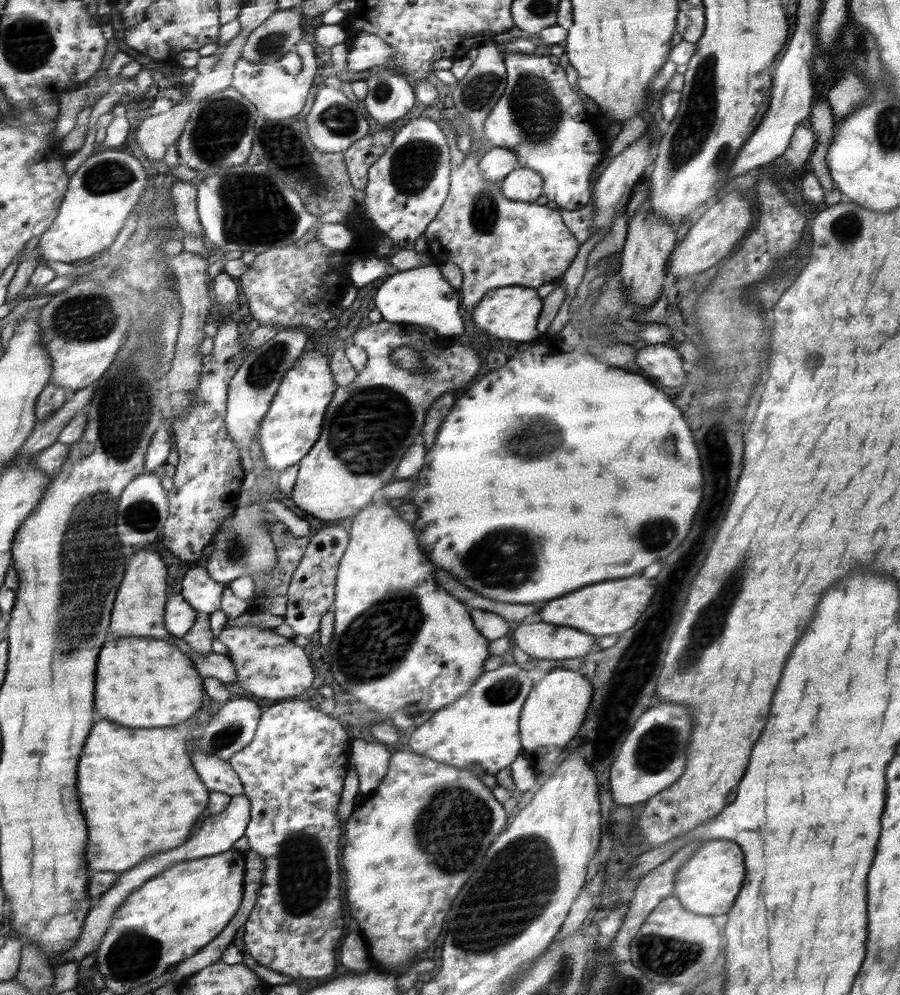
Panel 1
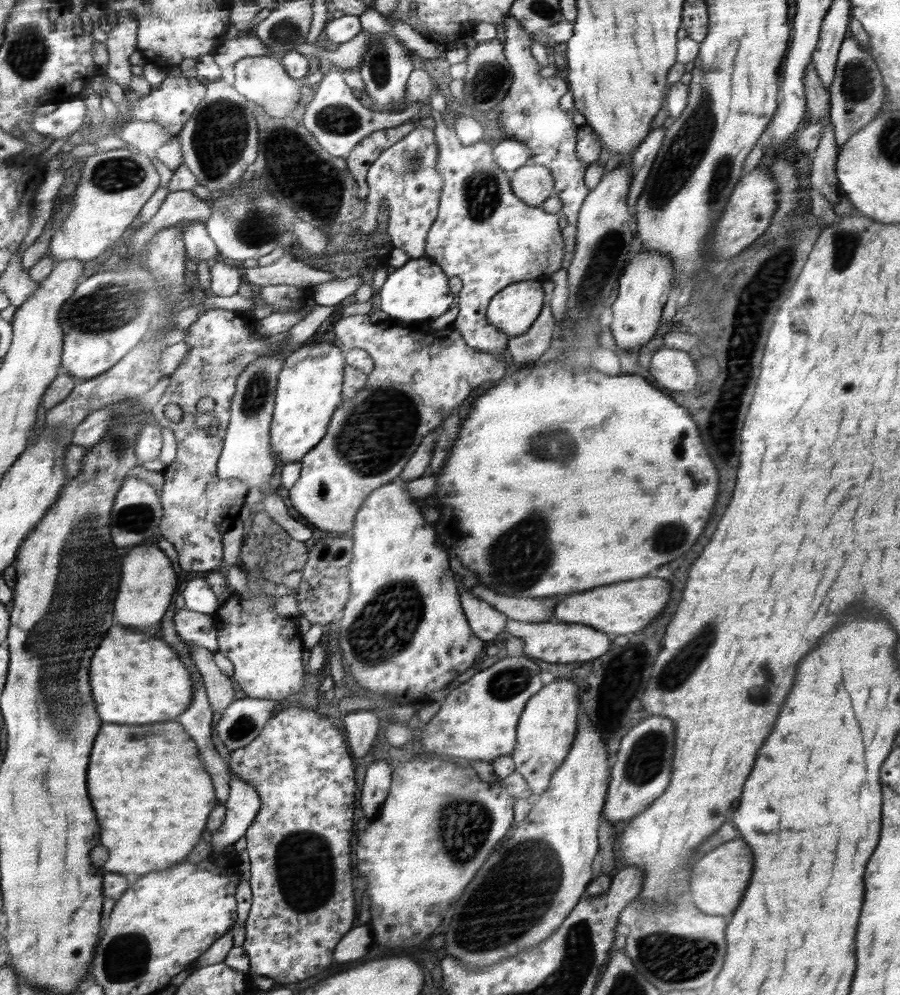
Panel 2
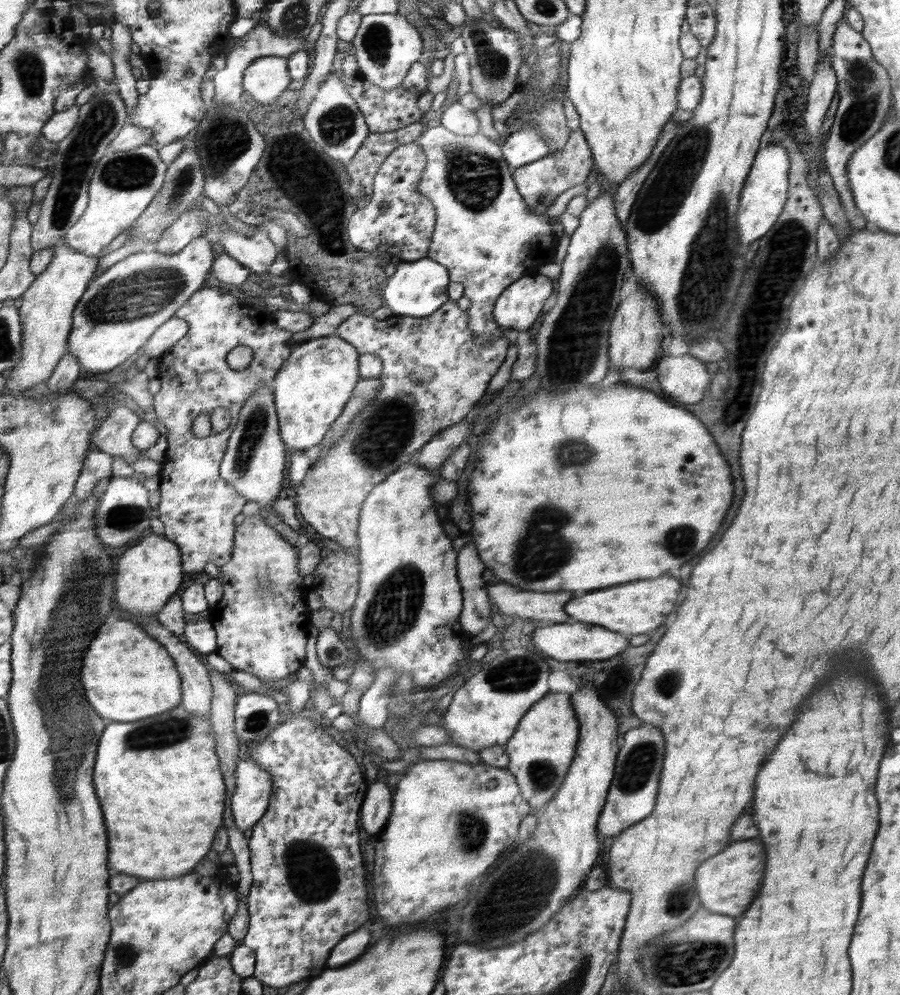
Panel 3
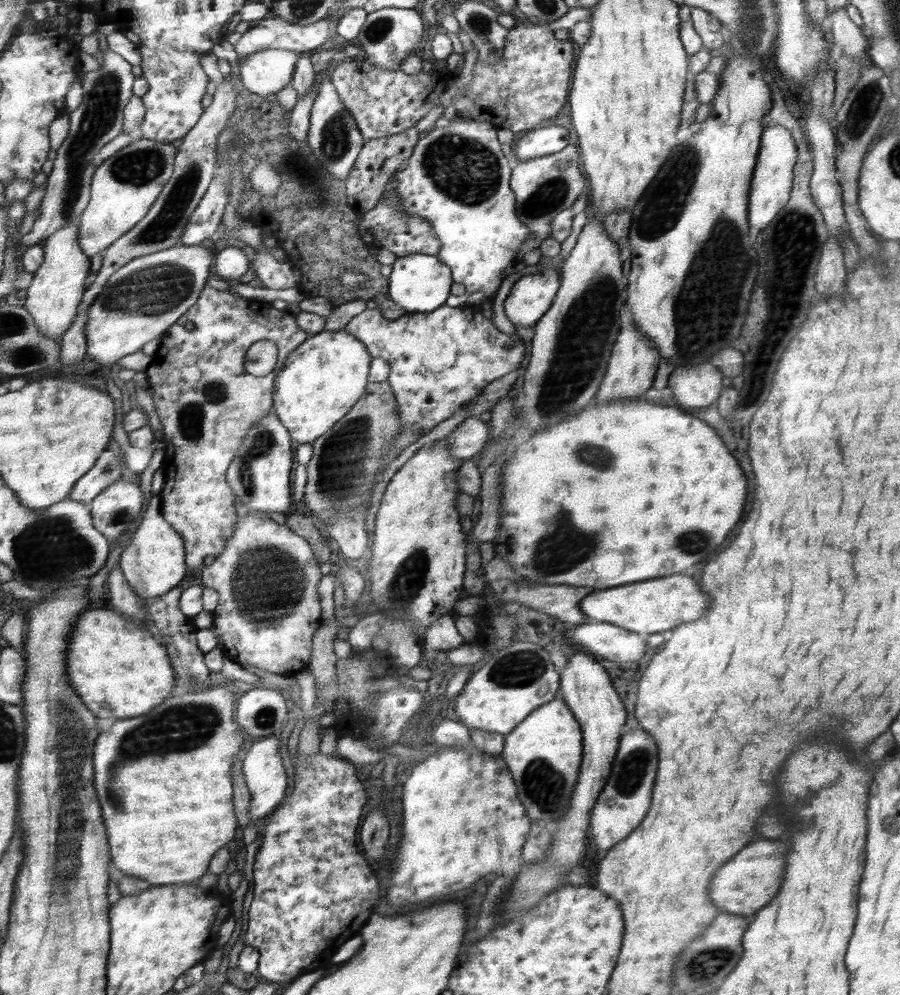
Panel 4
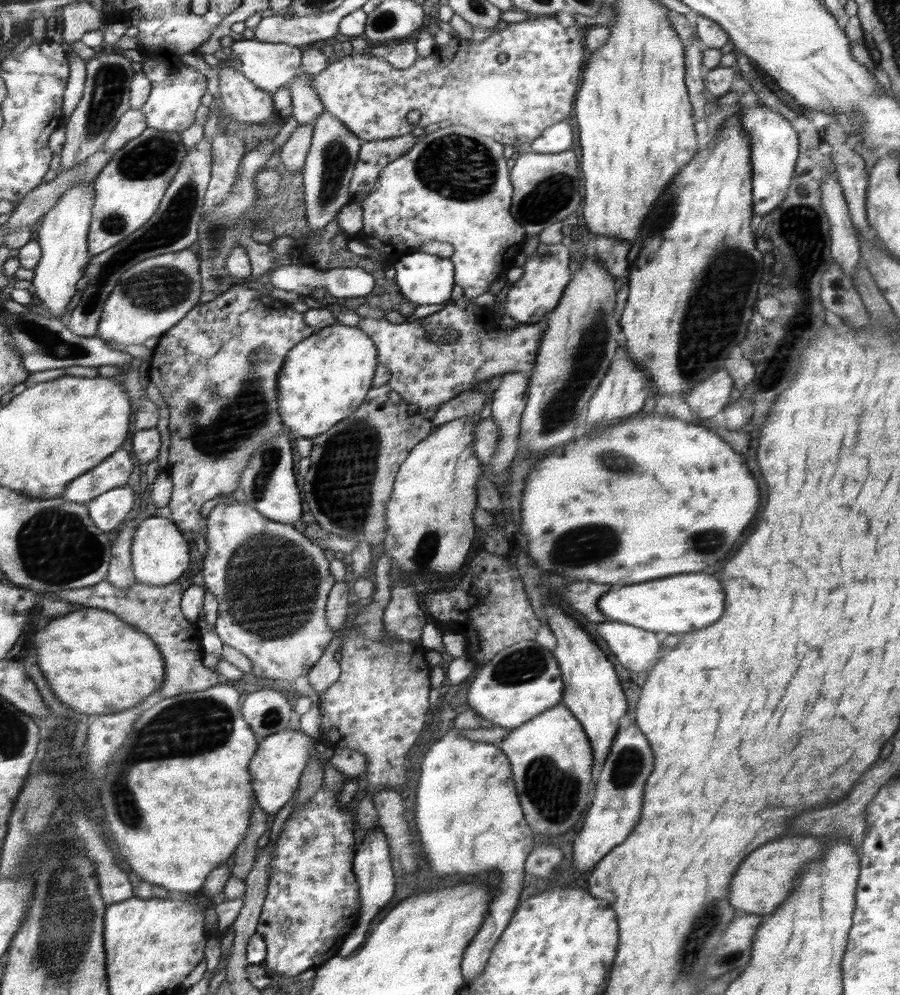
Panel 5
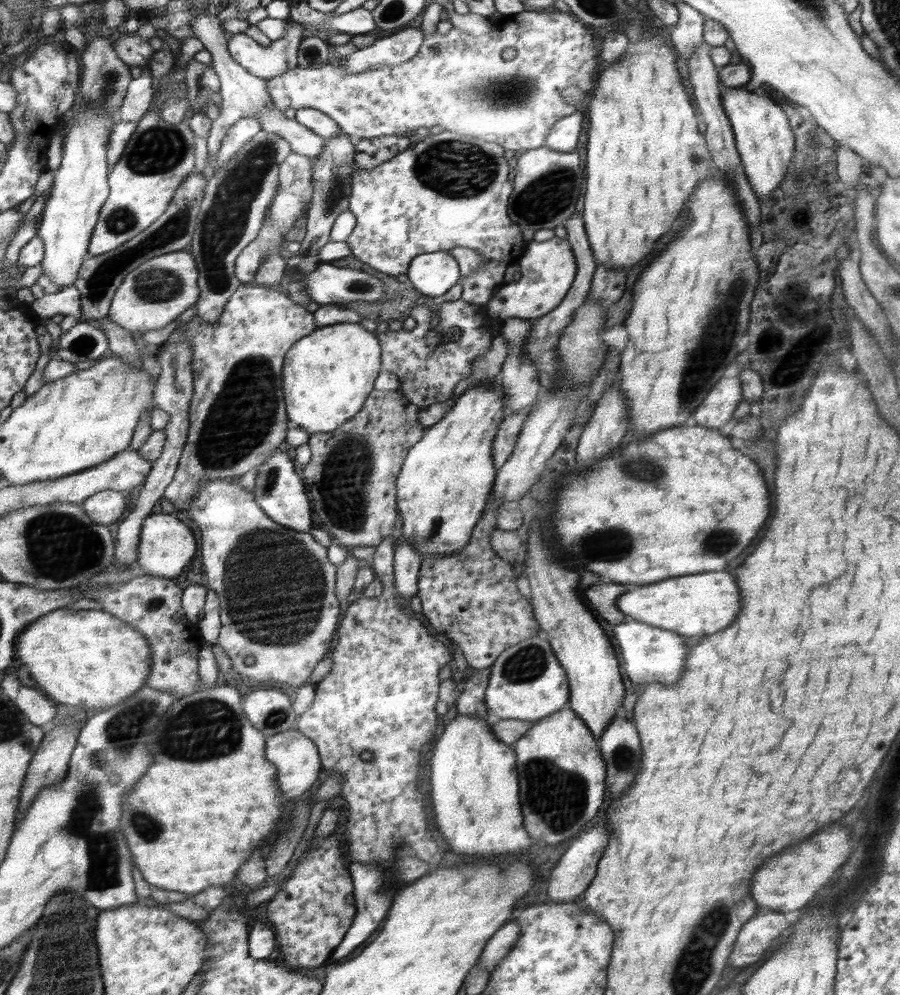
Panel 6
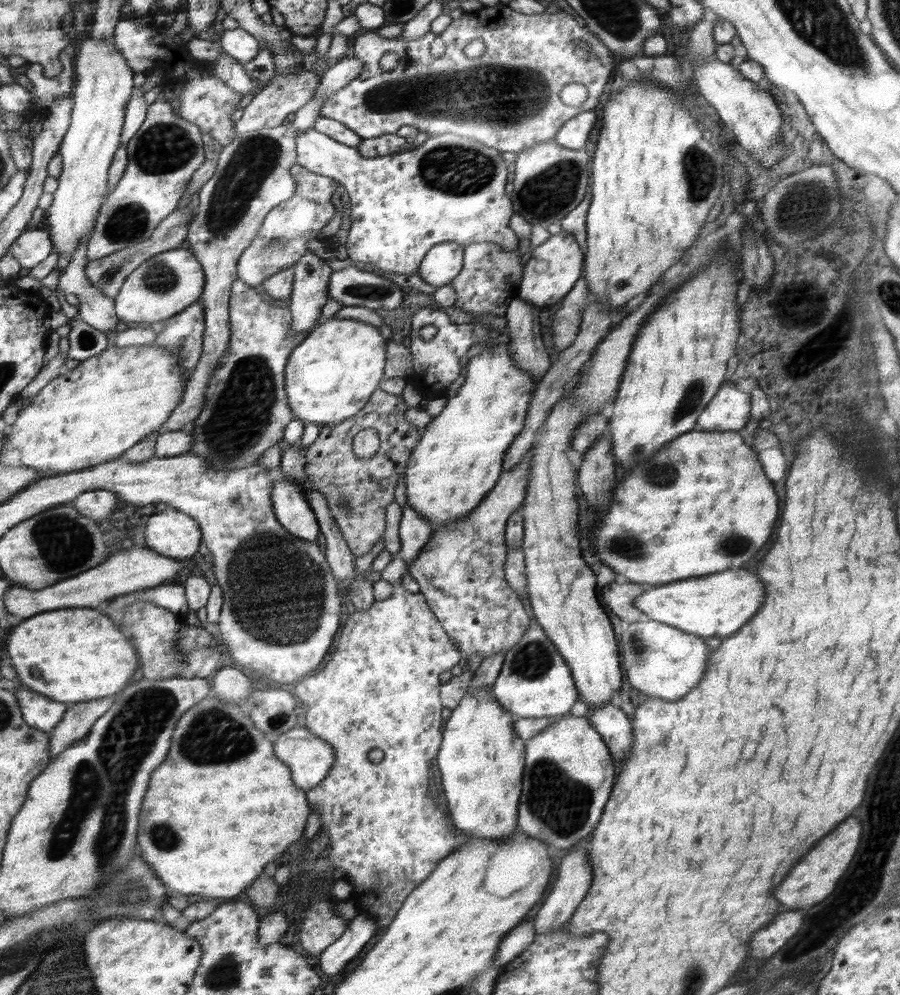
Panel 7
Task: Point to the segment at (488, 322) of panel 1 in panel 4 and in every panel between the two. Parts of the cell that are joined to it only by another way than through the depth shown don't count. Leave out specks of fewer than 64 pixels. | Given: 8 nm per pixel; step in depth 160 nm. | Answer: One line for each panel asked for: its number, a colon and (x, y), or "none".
2: (514, 310)
3: (519, 306)
4: (532, 295)

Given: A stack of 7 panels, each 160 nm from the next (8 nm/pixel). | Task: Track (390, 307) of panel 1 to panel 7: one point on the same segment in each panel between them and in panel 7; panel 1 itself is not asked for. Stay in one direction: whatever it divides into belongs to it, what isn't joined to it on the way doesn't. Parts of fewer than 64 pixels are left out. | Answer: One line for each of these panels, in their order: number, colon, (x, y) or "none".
2: (419, 289)
3: (418, 289)
4: (419, 282)
5: (423, 278)
6: (432, 274)
7: (442, 264)

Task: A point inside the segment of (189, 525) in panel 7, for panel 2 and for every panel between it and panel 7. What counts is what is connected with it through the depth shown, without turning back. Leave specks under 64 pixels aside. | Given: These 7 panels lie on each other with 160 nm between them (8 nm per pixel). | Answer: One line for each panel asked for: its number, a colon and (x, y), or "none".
2: (148, 580)
3: (149, 572)
4: (153, 563)
5: (159, 550)
6: (166, 545)

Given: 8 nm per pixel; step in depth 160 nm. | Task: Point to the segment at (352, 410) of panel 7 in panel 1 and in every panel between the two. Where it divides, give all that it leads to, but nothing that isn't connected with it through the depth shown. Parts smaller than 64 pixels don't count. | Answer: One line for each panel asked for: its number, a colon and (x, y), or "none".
1: (293, 424)
2: (311, 386)
3: (311, 394)
4: (327, 376)
5: (325, 379)
6: (328, 377)

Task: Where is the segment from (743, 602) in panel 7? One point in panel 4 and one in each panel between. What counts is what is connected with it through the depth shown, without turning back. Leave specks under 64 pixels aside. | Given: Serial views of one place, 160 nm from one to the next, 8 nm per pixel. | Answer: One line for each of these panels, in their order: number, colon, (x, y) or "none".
4: (658, 605)
5: (682, 604)
6: (694, 605)

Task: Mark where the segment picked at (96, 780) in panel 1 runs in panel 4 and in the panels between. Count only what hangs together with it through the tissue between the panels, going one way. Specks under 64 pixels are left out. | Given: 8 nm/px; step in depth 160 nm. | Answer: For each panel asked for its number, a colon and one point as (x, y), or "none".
2: (128, 781)
3: (160, 827)
4: (167, 816)

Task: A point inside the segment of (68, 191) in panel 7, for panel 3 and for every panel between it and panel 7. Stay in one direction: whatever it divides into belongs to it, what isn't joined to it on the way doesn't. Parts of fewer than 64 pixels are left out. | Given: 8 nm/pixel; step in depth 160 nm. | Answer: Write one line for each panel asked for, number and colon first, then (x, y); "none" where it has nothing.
3: (47, 312)
4: (59, 287)
5: (63, 232)
6: (81, 186)

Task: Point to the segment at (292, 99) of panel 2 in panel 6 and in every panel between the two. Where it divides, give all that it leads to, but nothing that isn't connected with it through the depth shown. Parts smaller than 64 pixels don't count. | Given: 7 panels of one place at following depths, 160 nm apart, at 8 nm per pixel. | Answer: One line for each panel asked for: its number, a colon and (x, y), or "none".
3: (267, 77)
4: (266, 72)
5: (269, 66)
6: (265, 62)

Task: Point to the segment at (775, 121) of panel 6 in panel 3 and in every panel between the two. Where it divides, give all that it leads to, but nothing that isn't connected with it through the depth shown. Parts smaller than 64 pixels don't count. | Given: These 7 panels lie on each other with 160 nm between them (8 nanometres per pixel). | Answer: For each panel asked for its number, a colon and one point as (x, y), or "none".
3: (761, 202)
4: (773, 179)
5: (775, 145)

